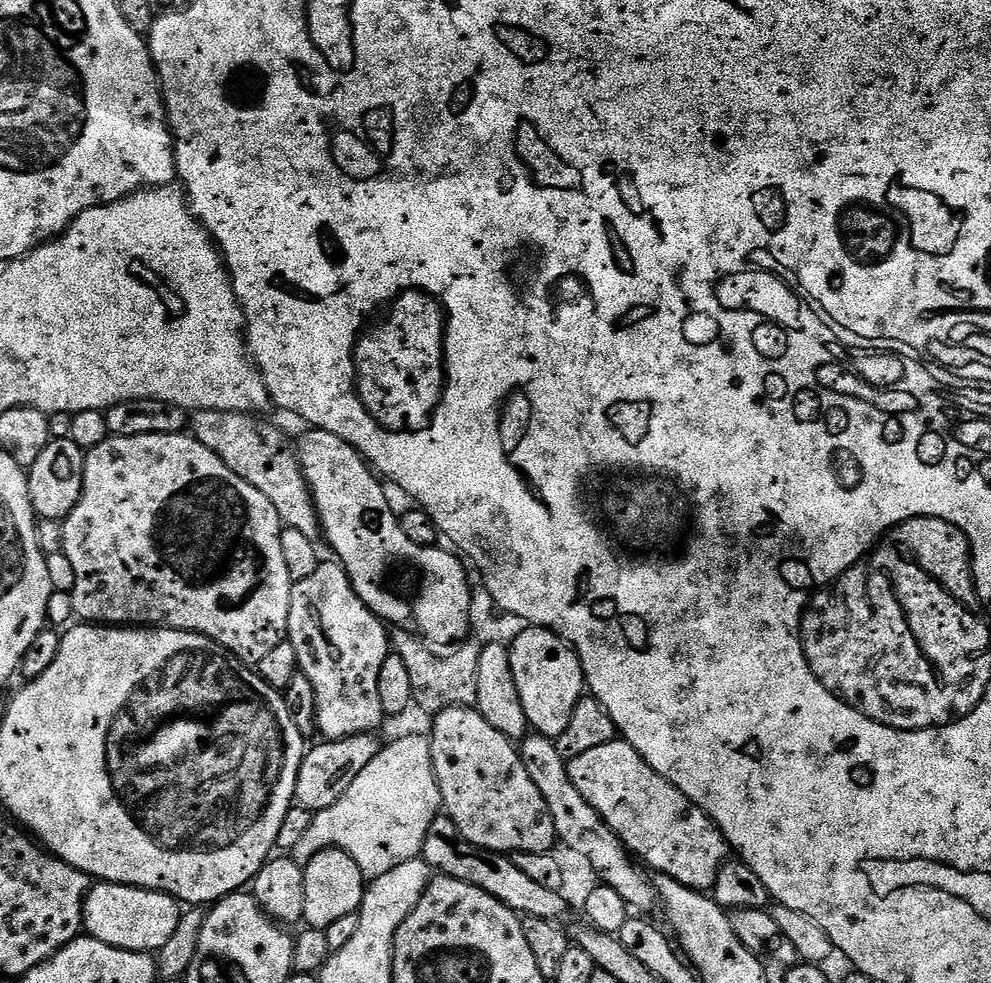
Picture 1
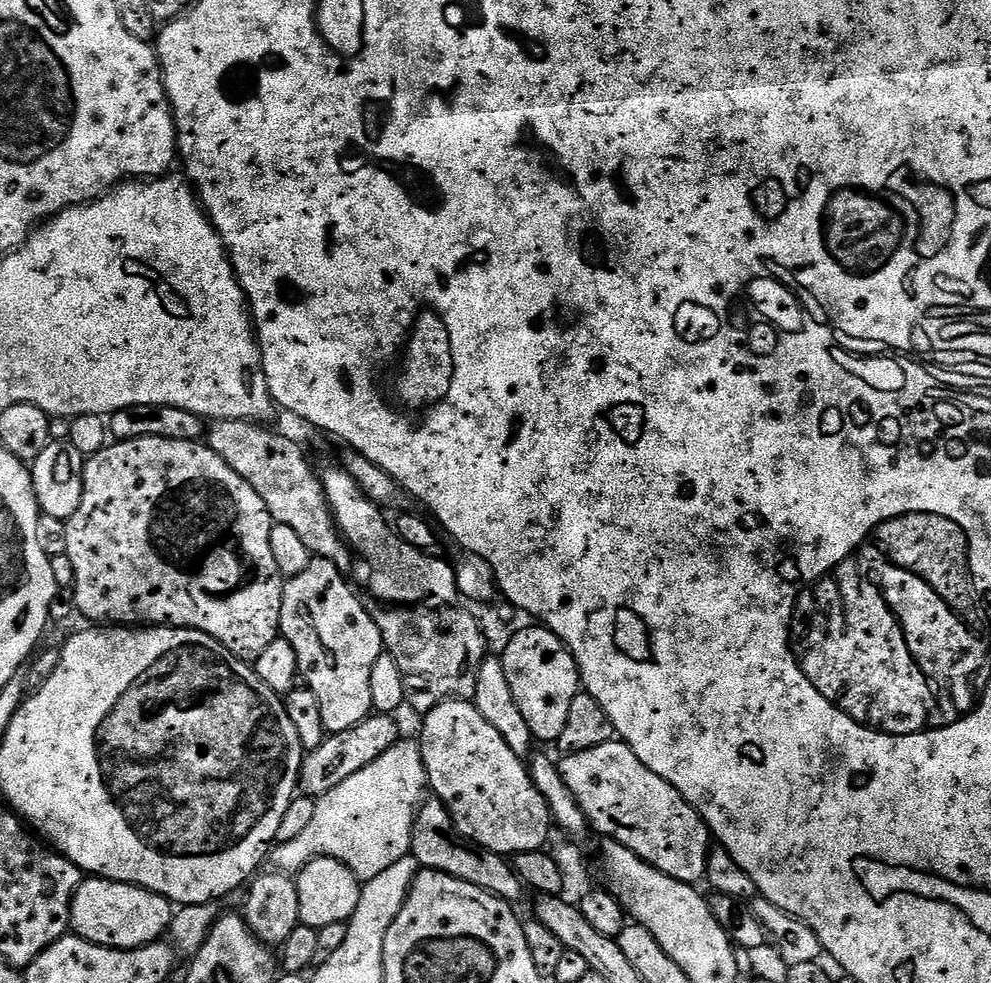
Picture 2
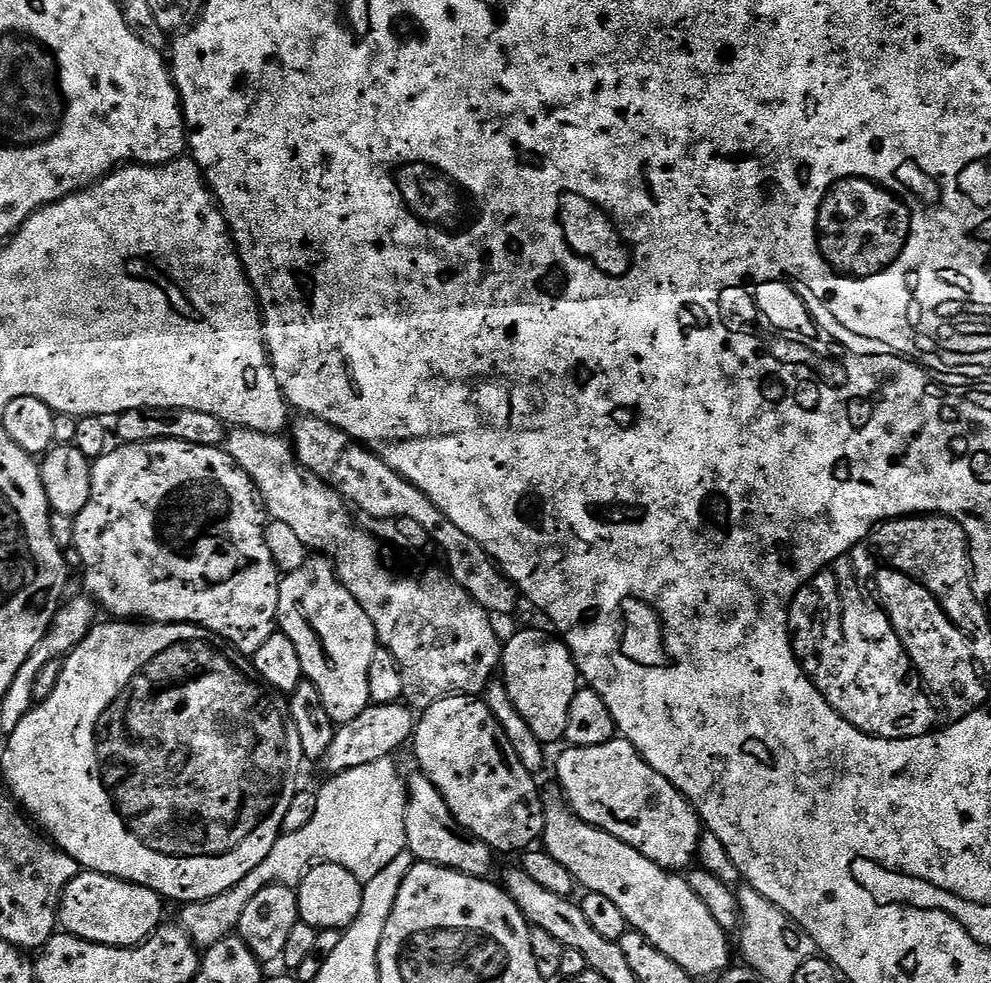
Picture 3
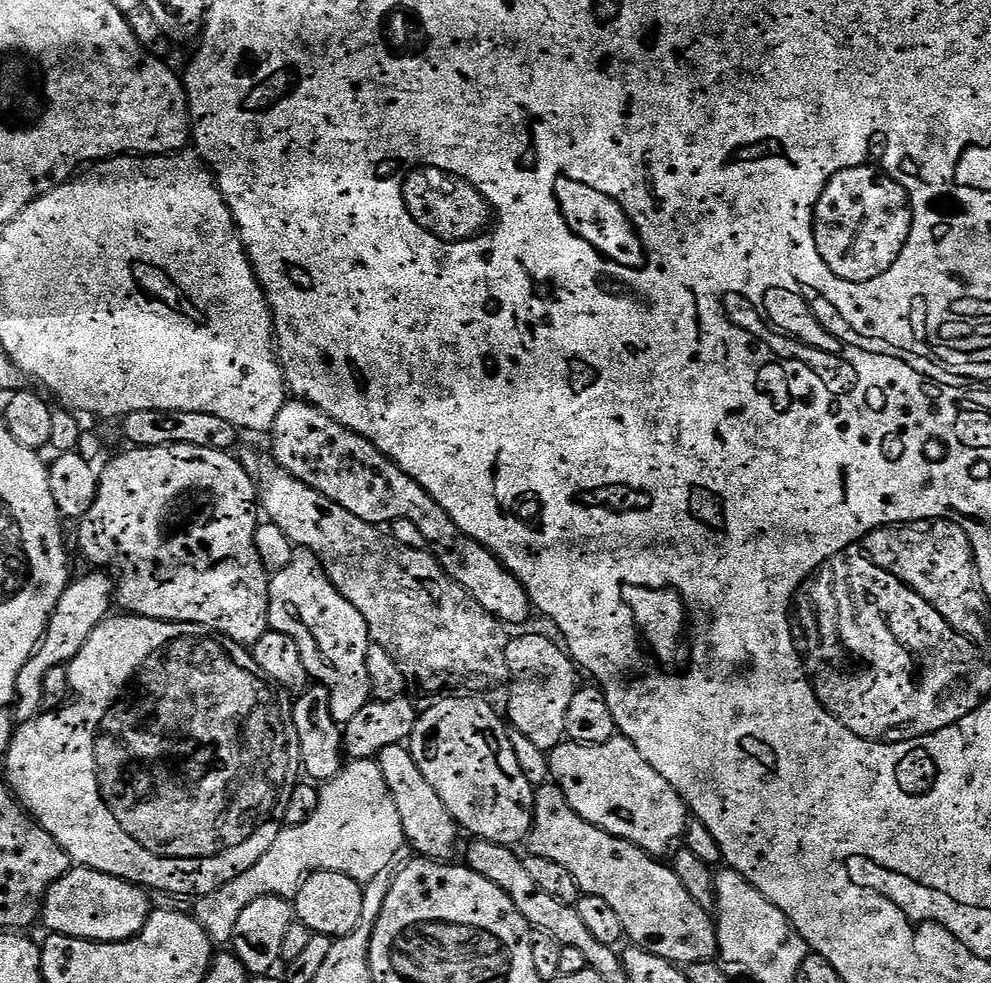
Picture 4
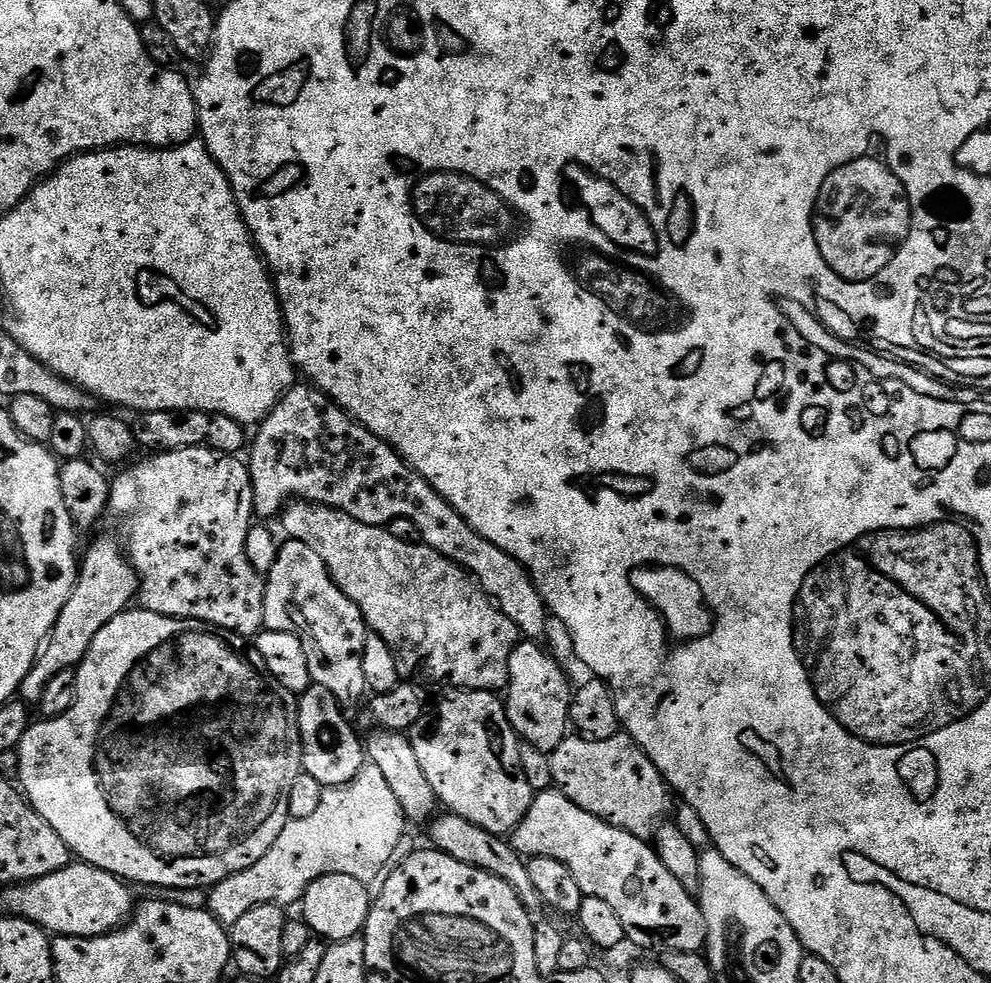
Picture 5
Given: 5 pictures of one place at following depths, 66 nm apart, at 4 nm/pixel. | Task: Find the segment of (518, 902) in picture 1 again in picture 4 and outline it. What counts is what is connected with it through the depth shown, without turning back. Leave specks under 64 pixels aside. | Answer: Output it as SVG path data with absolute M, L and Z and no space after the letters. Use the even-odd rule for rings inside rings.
M401 744L388 746L376 758L383 777L386 778L388 789L391 790L395 805L398 806L399 817L402 818L404 837L407 843L425 859L436 859L444 862L451 859L458 842L460 828L453 819L442 798L434 791L434 786L423 777L414 762L412 751Z

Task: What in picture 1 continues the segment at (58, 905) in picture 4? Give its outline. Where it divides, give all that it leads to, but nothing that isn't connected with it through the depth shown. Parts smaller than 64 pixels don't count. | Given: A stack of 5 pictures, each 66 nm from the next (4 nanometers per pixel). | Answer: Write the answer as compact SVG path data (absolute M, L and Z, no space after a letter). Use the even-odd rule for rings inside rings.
M96 882L89 887L88 897L84 900L83 931L98 942L106 942L106 946L156 954L162 946L166 946L166 942L170 942L170 938L174 938L174 930L178 930L181 915L181 901L166 895L165 892L152 892L149 888L131 888L129 884Z

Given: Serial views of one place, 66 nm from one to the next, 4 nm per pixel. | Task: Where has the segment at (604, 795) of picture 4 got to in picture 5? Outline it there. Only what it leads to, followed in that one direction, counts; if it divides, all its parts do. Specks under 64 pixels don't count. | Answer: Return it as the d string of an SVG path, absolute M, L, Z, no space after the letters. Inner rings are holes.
M569 734L550 753L550 769L553 770L553 785L574 806L582 806L590 814L602 818L610 826L618 826L630 834L634 834L640 840L651 841L656 831L665 823L664 815L671 813L674 808L674 796L668 786L664 775L650 762L647 754L638 746L633 736L618 734L614 738L605 740L585 740L579 734Z

